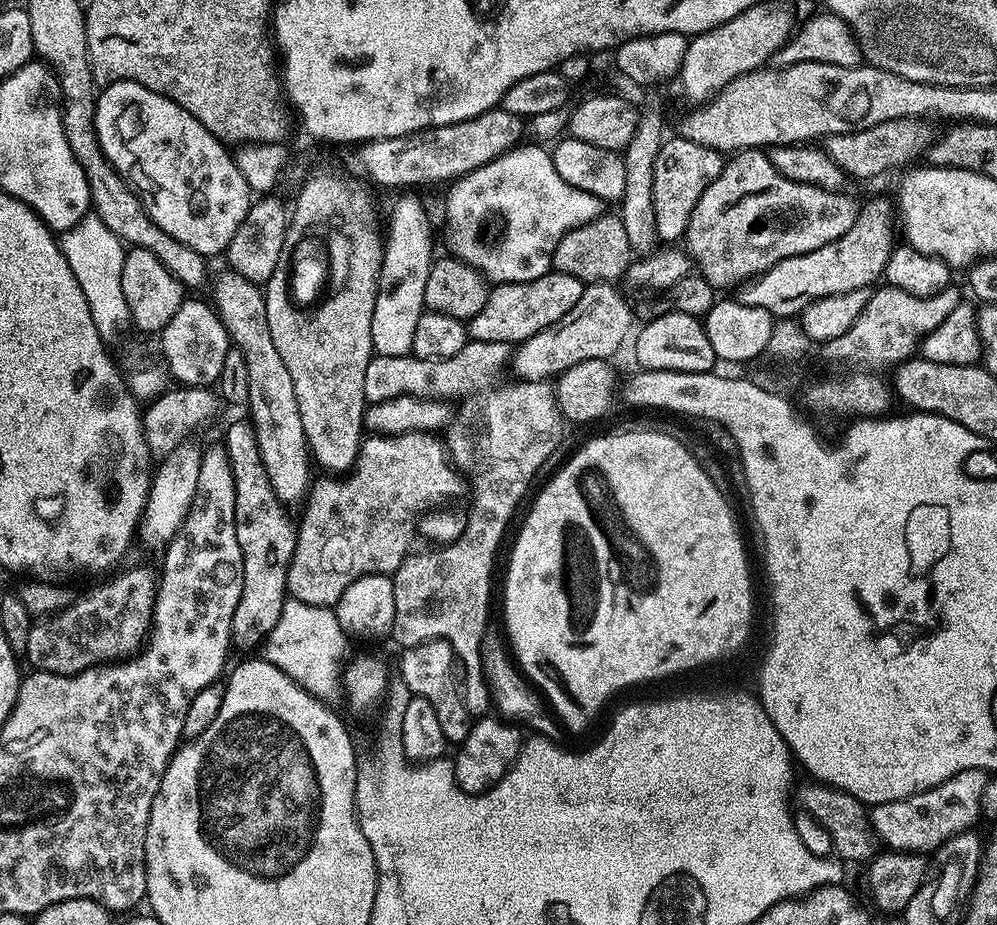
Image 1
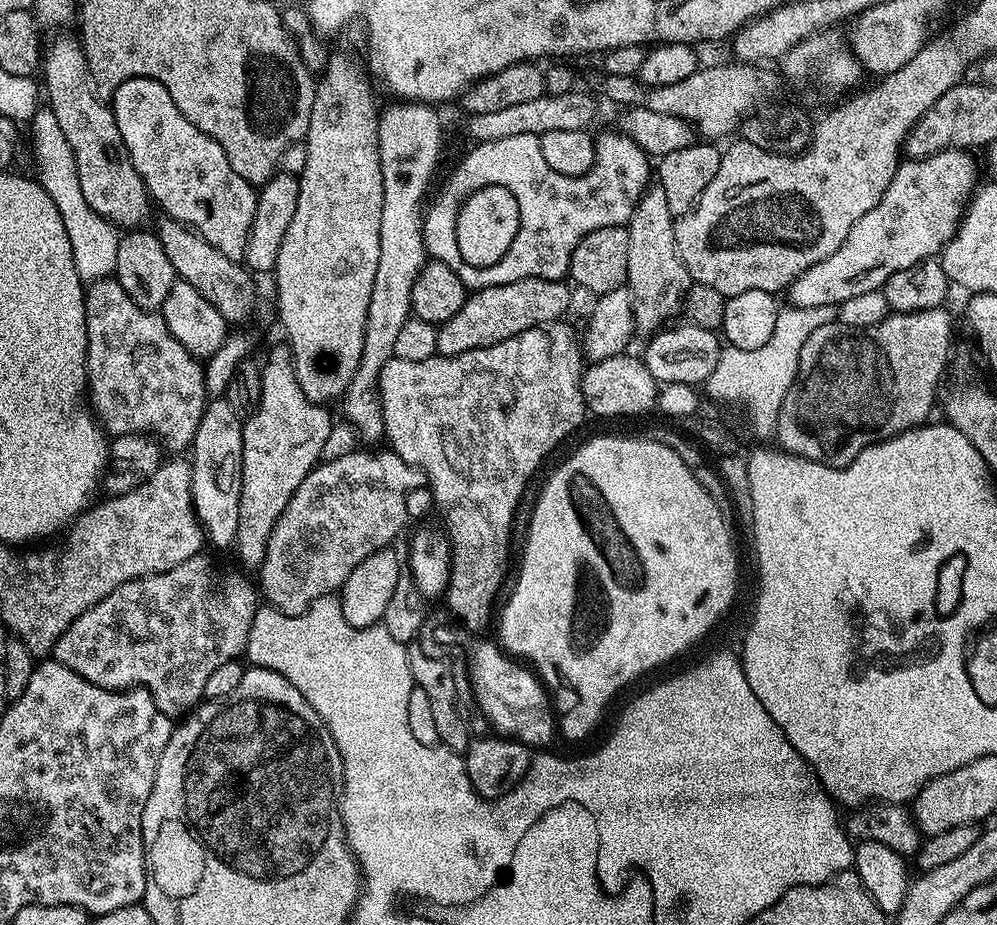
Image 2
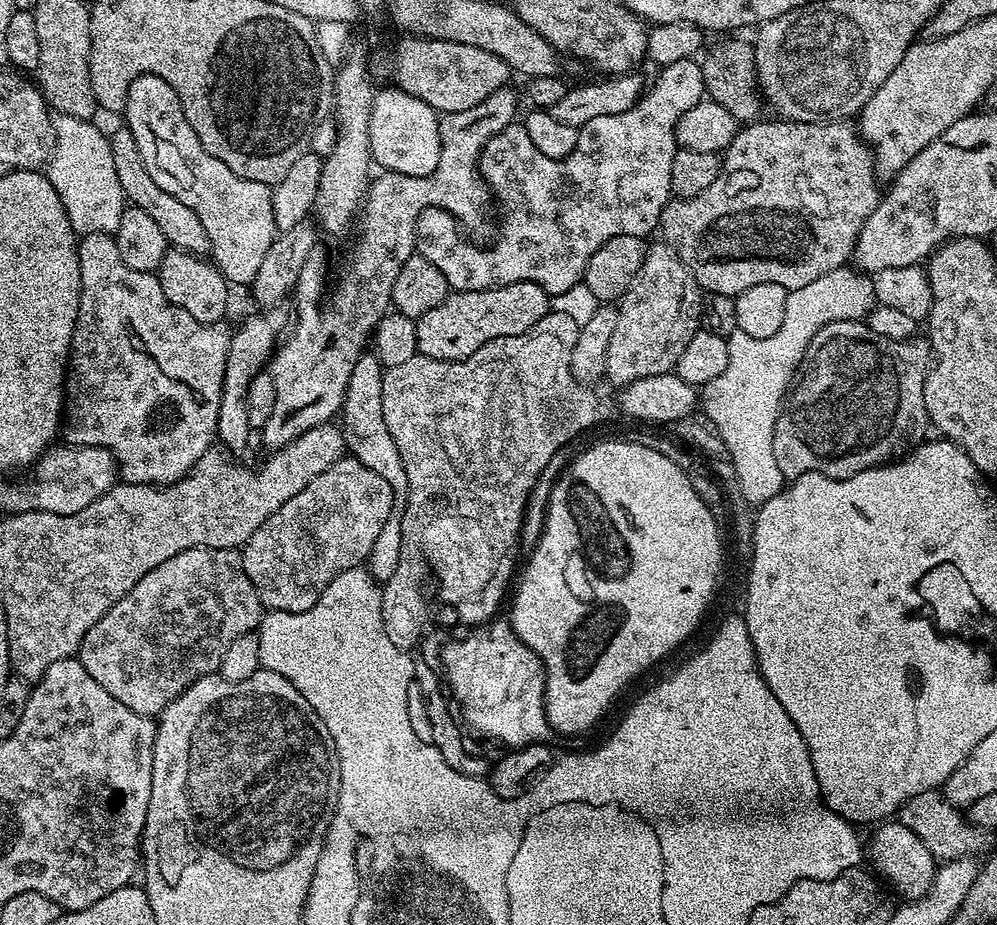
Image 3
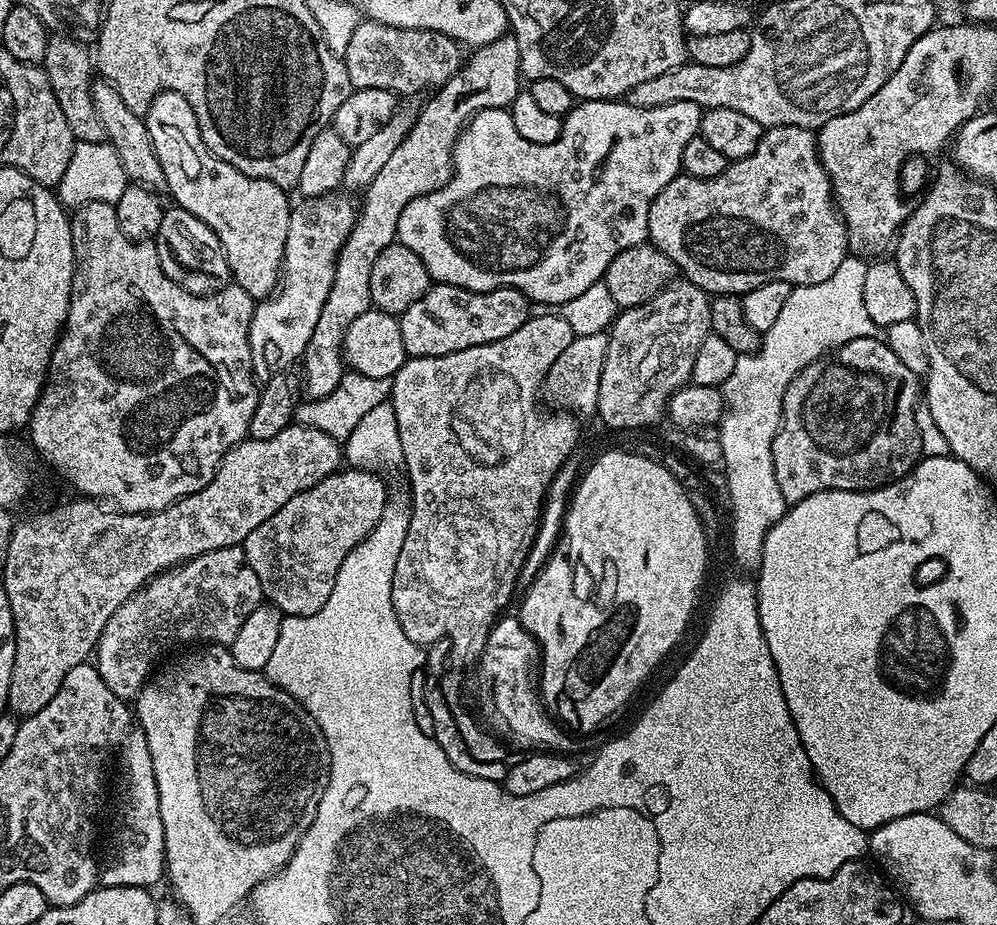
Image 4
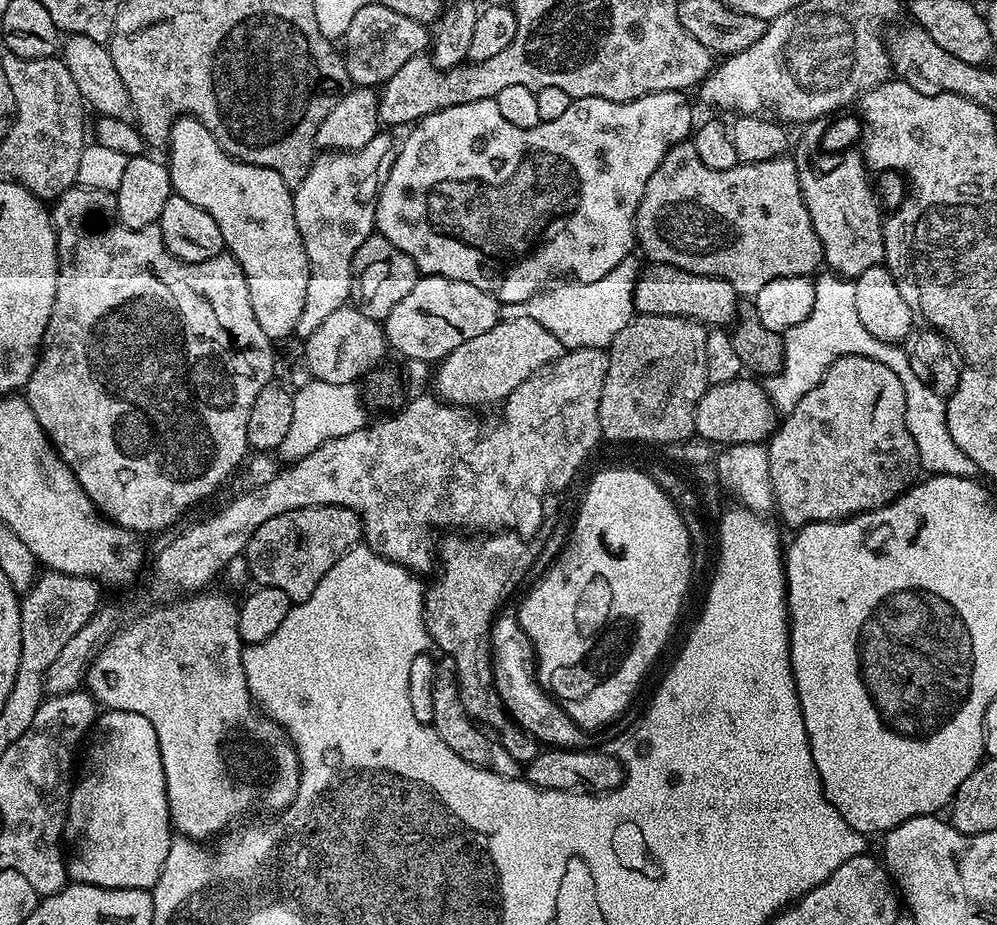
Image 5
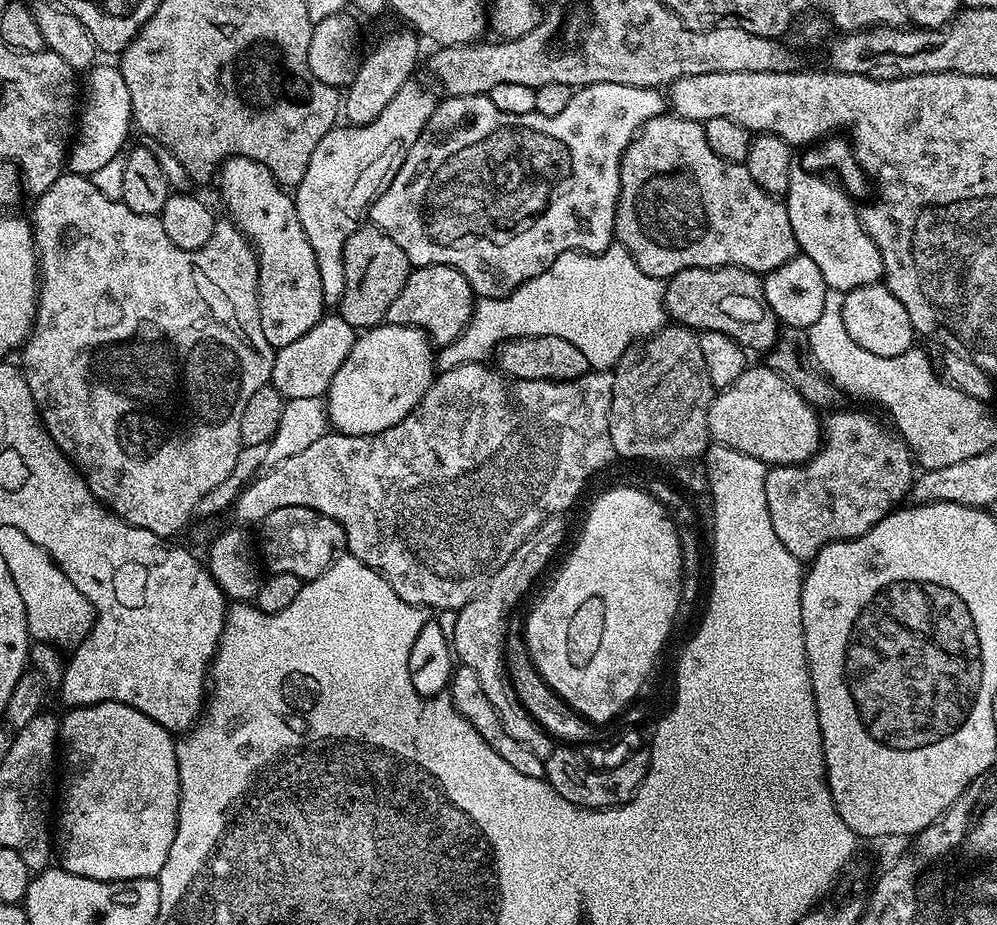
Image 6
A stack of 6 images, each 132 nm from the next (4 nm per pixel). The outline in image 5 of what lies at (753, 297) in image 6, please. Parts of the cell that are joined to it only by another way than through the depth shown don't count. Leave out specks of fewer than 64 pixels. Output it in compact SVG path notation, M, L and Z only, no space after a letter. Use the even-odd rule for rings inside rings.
M649 263L636 279L632 307L642 316L681 316L705 326L728 326L738 316L738 293L722 278L694 274L669 264Z

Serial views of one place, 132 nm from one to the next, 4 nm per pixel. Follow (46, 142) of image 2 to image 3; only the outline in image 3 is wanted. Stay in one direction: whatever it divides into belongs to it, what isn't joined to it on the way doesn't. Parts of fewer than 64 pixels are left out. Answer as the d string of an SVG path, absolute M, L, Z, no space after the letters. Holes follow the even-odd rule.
M57 115L53 119L56 145L48 158L46 175L54 186L62 206L66 210L66 218L70 222L73 232L77 237L107 232L114 234L122 222L122 214L126 207L124 191L118 182L118 173L114 171L114 154L112 153L111 139L92 120L83 120L73 116Z

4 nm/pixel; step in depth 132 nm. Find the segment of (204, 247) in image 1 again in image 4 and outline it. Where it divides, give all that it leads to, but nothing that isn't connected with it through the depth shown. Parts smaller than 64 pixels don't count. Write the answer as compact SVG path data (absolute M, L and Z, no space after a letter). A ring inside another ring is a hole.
M159 92L157 96L150 102L147 114L142 117L146 130L150 134L150 138L154 142L154 154L158 158L158 162L162 166L162 174L166 174L166 182L168 183L167 195L172 195L177 205L186 210L190 210L190 214L194 214L194 218L202 218L202 222L206 222L206 226L210 226L214 230L214 234L218 234L218 242L222 242L222 250L226 254L226 262L228 263L228 271L231 279L242 290L246 290L246 294L250 294L253 301L259 302L268 299L273 292L276 291L280 283L280 273L284 267L284 251L286 250L286 226L290 226L290 214L292 208L288 204L289 193L283 188L274 186L274 182L263 180L262 178L254 178L242 174L234 166L230 166L226 162L222 162L210 151L202 142L202 134L198 130L198 118L194 118L194 110L190 106L190 102L186 102L186 98L182 98L182 94L177 92Z

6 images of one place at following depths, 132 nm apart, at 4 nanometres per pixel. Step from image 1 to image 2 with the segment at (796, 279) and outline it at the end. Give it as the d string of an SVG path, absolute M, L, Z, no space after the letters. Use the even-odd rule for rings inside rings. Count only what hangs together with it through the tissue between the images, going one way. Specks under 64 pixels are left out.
M948 148L933 156L924 156L921 160L905 159L897 168L886 194L870 210L870 214L862 214L858 222L854 222L854 230L846 234L846 242L830 254L830 258L822 258L810 270L803 272L791 286L786 289L786 296L797 307L813 308L814 306L839 306L857 294L866 294L883 289L890 274L898 274L898 270L906 270L920 260L931 260L939 257L945 244L952 240L952 235L959 228L964 209L978 187L976 181L976 162L973 153L958 148Z

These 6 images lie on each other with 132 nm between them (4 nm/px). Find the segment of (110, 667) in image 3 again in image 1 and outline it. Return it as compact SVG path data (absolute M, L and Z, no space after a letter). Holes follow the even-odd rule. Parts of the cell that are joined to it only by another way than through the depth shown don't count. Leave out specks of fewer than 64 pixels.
M132 568L129 572L124 572L121 576L110 581L109 584L104 584L101 588L93 590L89 596L84 596L77 599L75 602L68 605L67 608L57 612L47 618L41 619L39 622L33 623L30 630L30 642L28 643L27 663L32 663L31 667L38 672L53 672L54 674L62 674L63 676L77 676L79 672L85 672L87 668L107 665L109 662L123 662L139 653L145 647L146 641L149 639L152 631L152 612L156 609L156 593L158 589L158 576L155 572L152 573L148 568Z

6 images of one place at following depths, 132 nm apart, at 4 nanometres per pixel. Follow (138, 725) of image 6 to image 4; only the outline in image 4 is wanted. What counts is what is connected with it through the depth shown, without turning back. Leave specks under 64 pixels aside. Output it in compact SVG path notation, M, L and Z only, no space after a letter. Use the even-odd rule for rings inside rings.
M139 730L129 731L123 752L124 760L128 763L128 817L121 822L116 832L116 860L110 861L105 868L103 865L98 880L105 888L151 889L152 884L162 880L166 869L158 786L154 782L154 766L150 758L150 746L146 746L146 734Z

